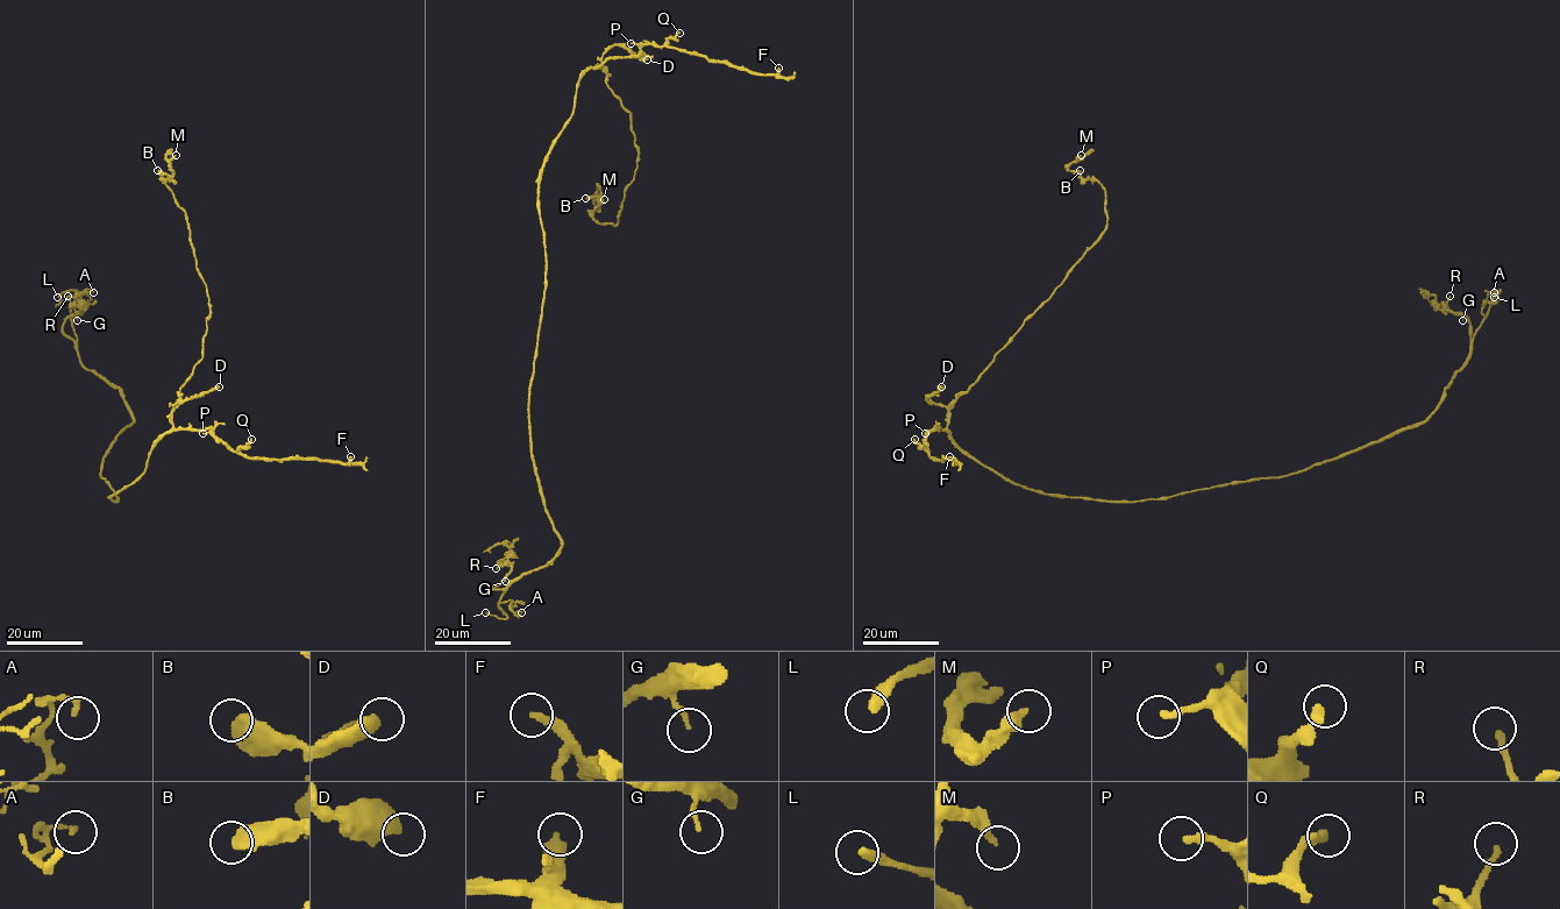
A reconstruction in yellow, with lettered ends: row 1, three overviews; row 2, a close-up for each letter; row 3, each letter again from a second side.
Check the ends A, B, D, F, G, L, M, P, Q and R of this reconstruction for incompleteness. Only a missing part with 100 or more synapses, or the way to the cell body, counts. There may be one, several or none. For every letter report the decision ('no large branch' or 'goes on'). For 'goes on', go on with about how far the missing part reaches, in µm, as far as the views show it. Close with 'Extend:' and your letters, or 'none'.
A: no large branch
B: no large branch
D: no large branch
F: no large branch
G: no large branch
L: goes on | 35 µm
M: no large branch
P: no large branch
Q: no large branch
R: no large branch
Extend: L

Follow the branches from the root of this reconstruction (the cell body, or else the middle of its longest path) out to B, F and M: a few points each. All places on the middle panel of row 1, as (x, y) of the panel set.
B: (540, 217), (543, 158), (578, 78), (600, 65), (638, 161), (615, 225), (585, 198)
F: (540, 217), (540, 170), (585, 71), (634, 57), (645, 44), (757, 73), (778, 68)
M: (540, 217), (543, 158), (578, 78), (600, 65), (638, 151), (615, 225), (593, 218), (598, 186), (604, 199)

